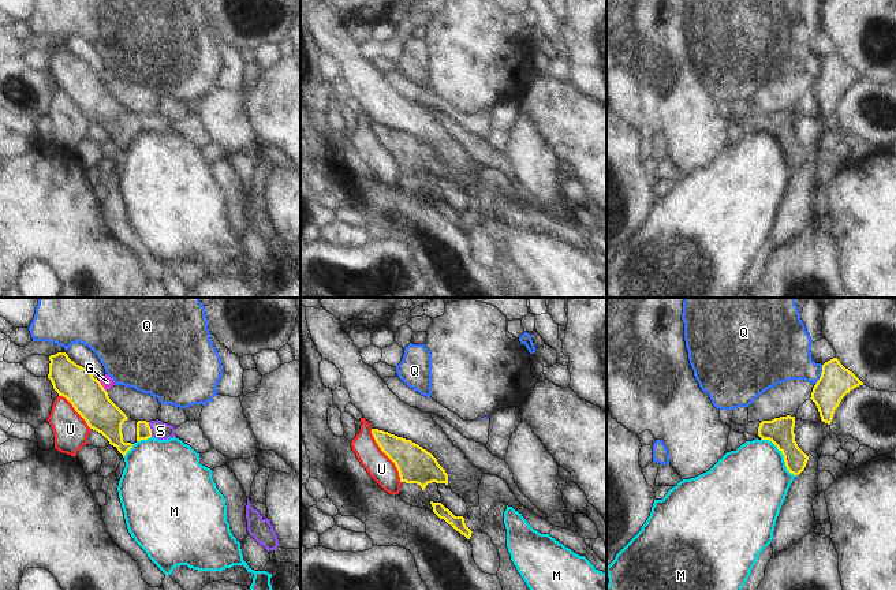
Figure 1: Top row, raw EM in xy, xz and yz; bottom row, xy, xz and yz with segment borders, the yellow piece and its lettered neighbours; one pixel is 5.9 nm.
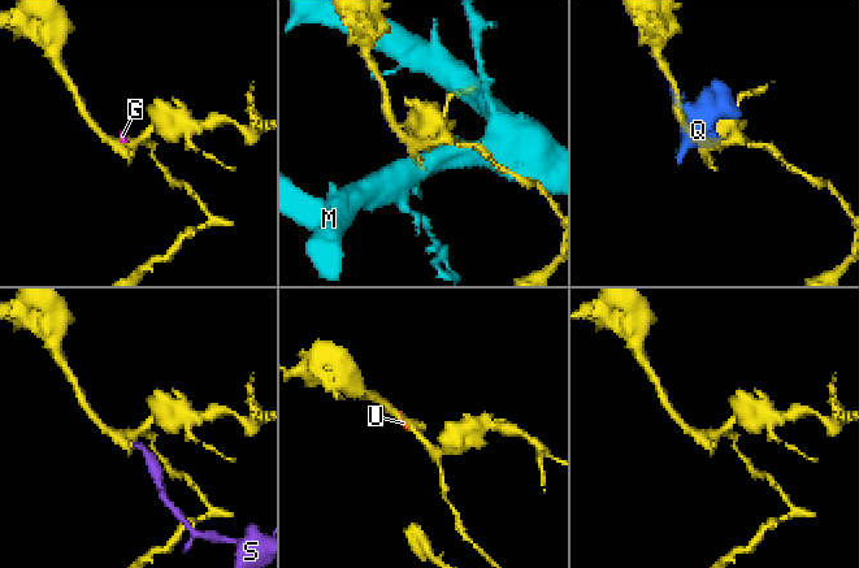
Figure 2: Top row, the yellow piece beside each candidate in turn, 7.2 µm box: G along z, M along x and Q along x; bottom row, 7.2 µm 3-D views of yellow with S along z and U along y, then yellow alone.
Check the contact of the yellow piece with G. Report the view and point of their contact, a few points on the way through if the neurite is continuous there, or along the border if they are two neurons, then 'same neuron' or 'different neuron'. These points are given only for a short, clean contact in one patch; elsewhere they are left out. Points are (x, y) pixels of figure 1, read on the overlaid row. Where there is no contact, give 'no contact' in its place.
meets yellow in xy at (103, 387); border along xy (99, 381), (105, 391); different neuron

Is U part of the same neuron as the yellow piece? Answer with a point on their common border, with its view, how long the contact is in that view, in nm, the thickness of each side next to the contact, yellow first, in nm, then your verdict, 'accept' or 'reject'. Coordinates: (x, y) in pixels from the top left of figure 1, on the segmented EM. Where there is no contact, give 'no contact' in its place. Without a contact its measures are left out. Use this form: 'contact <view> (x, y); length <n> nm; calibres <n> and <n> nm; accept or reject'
contact xz (387, 455); length 360 nm; calibres 220 and 160 nm; reject

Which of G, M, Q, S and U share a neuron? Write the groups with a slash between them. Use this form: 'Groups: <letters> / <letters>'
Groups: G Q / M / S / U

